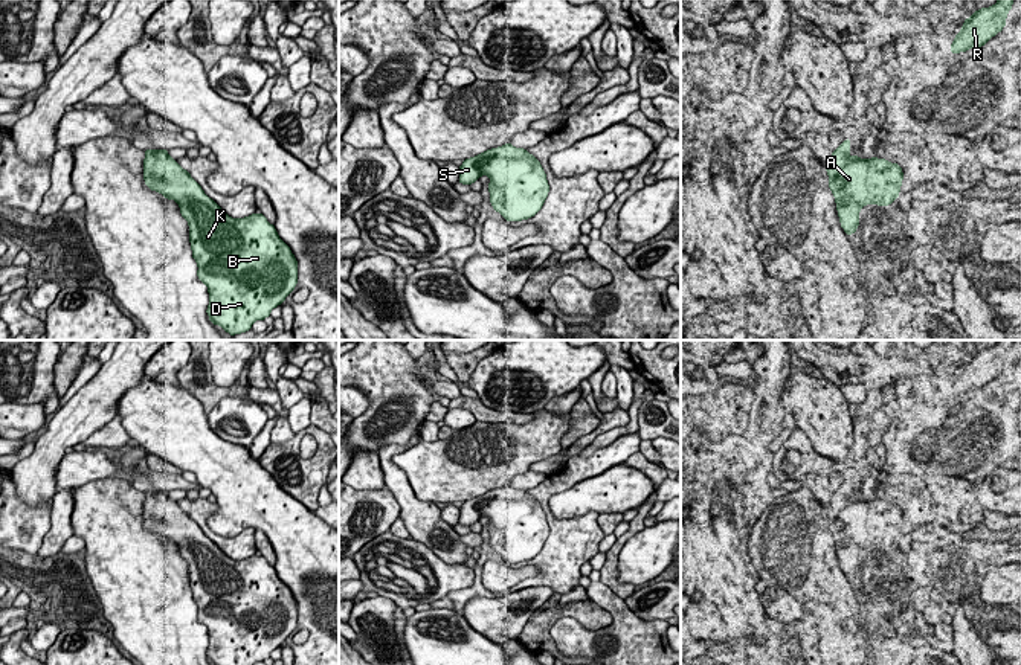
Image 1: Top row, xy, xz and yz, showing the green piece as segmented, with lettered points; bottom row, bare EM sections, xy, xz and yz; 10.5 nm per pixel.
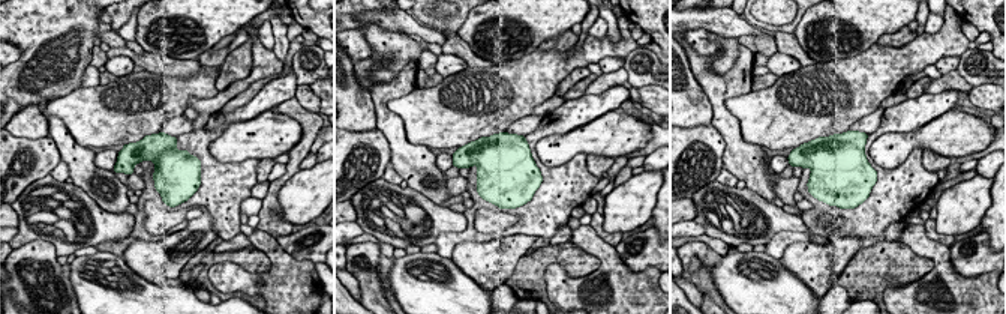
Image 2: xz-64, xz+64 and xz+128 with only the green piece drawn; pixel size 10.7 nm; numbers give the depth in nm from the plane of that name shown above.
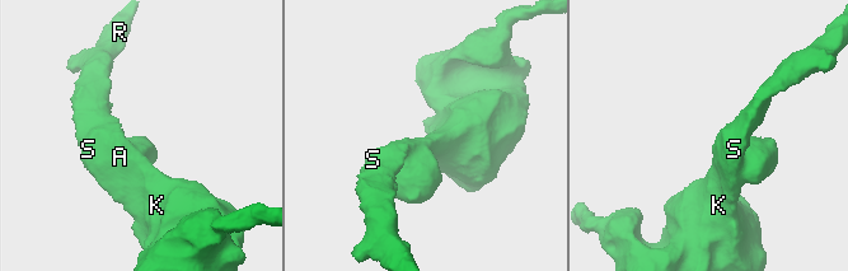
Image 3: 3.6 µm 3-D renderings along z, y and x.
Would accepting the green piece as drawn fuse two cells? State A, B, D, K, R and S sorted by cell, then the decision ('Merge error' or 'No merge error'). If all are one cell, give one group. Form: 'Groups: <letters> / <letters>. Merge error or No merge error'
Groups: A B D K R S. No merge error

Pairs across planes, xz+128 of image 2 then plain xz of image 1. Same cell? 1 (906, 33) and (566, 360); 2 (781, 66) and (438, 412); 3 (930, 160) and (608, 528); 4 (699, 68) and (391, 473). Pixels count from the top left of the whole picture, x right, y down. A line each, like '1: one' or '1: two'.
1: two
2: two
3: one
4: one

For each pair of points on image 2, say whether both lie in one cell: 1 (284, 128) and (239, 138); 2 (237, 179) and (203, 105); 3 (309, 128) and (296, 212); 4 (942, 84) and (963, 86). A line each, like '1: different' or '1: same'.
1: same
2: different
3: different
4: same

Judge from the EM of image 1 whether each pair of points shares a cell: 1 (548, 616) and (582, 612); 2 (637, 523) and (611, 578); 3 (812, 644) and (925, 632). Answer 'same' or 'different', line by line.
1: same
2: same
3: different

